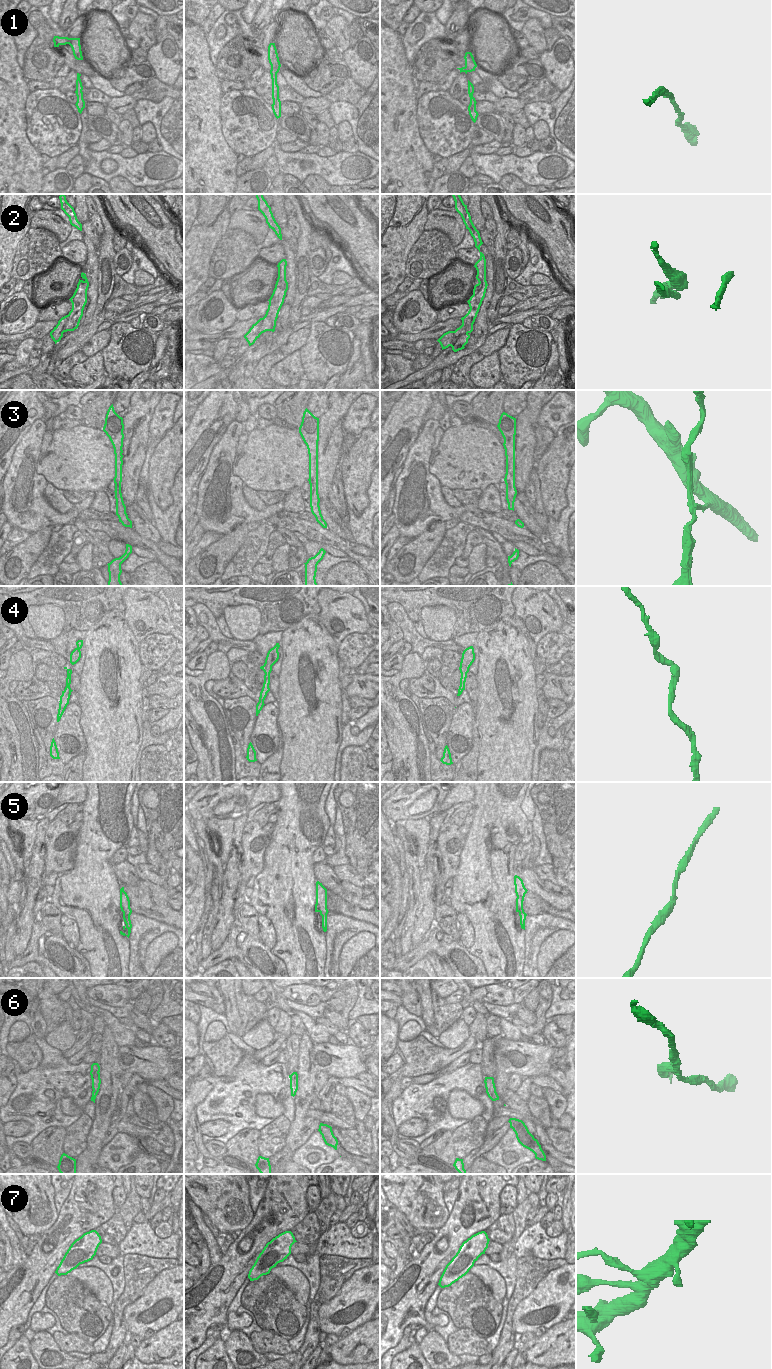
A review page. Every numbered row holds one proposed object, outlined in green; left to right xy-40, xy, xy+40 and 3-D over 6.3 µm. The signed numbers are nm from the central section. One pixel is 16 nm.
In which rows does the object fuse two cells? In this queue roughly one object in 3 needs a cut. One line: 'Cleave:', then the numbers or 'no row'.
Cleave: 2, 3, 6

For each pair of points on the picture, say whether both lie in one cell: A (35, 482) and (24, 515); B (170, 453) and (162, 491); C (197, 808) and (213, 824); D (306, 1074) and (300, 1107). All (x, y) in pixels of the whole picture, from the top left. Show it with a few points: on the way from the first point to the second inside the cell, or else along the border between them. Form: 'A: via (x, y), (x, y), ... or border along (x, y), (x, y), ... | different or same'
A: via (30, 490), (24, 496), (24, 507) | same
B: via (164, 462), (162, 482) | same
C: border along (230, 817), (208, 818), (206, 820) | different
D: via (306, 1082), (303, 1100) | same

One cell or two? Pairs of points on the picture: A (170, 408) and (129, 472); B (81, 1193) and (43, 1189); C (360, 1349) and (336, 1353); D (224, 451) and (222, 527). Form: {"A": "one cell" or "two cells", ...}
{"A": "two cells", "B": "two cells", "C": "one cell", "D": "one cell"}

